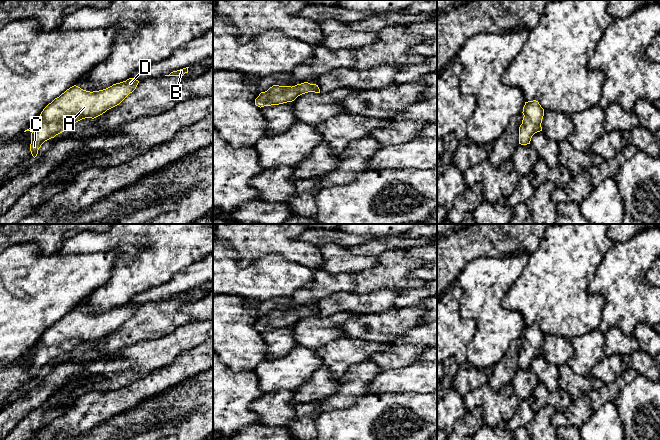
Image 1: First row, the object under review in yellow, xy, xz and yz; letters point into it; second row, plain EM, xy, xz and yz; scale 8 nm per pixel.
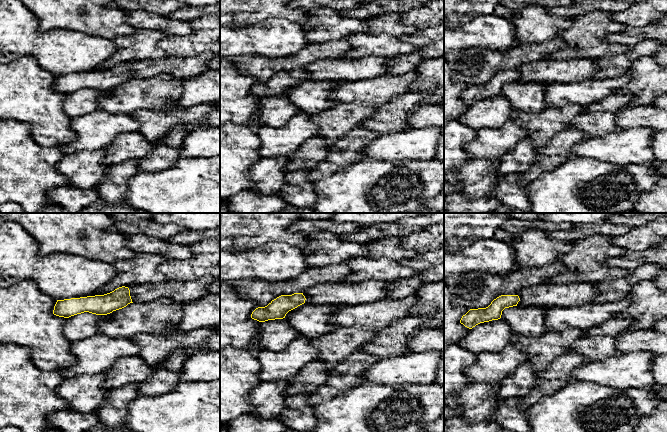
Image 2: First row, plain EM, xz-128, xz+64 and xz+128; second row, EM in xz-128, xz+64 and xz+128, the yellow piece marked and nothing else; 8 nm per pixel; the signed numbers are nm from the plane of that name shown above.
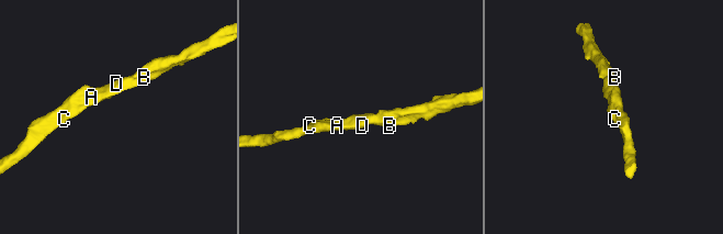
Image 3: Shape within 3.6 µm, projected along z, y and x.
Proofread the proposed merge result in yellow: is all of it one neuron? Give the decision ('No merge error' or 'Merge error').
No merge error

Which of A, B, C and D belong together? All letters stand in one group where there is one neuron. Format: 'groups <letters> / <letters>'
groups A B C D

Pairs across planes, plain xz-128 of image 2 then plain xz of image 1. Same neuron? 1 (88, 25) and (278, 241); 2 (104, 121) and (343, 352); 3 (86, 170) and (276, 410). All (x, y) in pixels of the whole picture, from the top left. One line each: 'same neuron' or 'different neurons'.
1: same neuron
2: different neurons
3: same neuron

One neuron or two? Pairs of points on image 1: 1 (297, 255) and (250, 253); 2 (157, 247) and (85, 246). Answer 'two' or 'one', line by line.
1: one
2: one

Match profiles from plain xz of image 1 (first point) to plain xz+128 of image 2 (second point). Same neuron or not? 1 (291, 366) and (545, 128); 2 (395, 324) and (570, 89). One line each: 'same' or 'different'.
1: different
2: same

